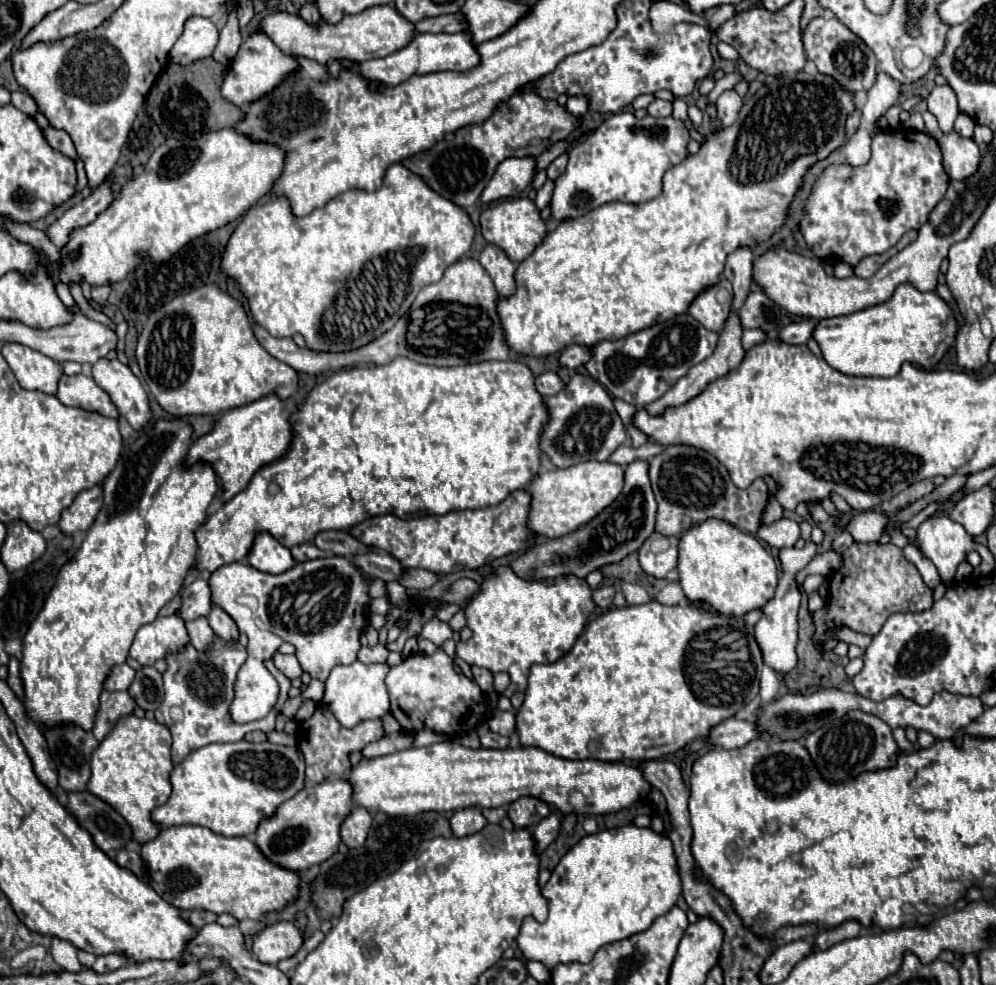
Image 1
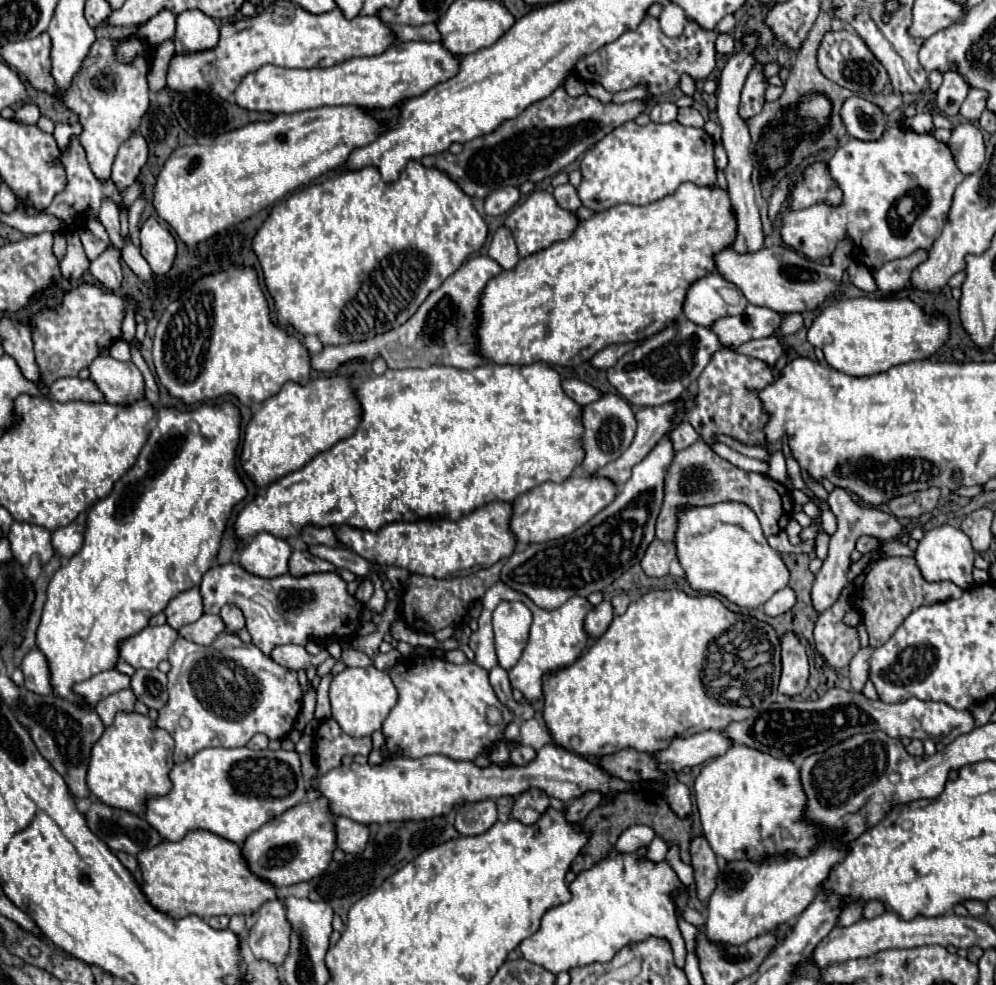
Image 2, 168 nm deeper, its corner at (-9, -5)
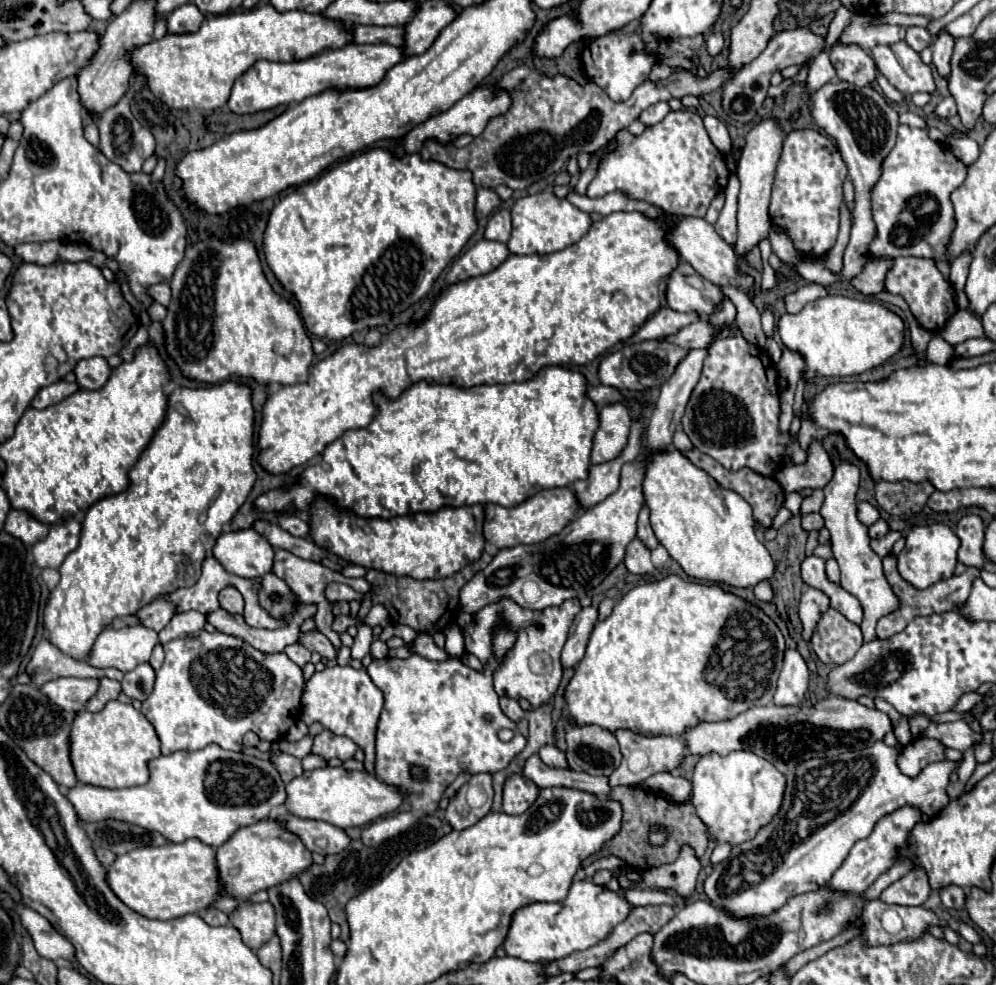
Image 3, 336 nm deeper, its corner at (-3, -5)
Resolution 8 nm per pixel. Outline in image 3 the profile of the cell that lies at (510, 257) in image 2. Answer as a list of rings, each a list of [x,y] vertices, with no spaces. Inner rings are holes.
[[[500,209],[500,211],[496,211],[496,213],[490,217],[484,237],[486,237],[488,241],[508,241],[510,229],[512,229],[512,227],[510,227],[510,211]]]

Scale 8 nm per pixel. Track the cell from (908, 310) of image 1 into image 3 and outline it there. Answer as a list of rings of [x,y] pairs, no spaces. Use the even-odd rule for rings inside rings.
[[[828,295],[808,303],[798,315],[782,315],[778,321],[778,335],[788,349],[798,351],[806,361],[806,369],[798,381],[794,397],[793,414],[799,417],[804,401],[804,386],[809,378],[852,377],[886,363],[892,355],[896,355],[904,347],[904,321],[880,303],[842,297],[842,295]]]

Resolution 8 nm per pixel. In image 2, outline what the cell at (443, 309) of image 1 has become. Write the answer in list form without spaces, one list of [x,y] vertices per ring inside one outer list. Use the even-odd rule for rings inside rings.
[[[476,255],[468,259],[456,273],[452,273],[440,289],[428,295],[428,299],[418,307],[418,311],[398,329],[380,333],[370,341],[358,341],[350,345],[324,347],[322,353],[312,355],[312,369],[334,371],[340,363],[350,359],[376,359],[384,357],[390,369],[408,369],[410,363],[418,367],[426,365],[450,365],[456,369],[474,369],[486,359],[476,353],[474,329],[478,323],[478,299],[484,285],[502,273],[502,267],[488,255]]]

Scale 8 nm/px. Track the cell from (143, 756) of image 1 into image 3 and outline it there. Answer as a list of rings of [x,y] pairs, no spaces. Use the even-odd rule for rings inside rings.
[[[110,701],[100,713],[80,711],[72,723],[70,759],[80,783],[120,789],[146,785],[150,779],[148,761],[160,757],[160,739],[154,725],[132,705]]]

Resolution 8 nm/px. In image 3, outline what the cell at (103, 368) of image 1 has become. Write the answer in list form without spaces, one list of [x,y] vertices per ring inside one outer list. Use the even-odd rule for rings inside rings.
[[[90,357],[90,359],[78,361],[74,373],[76,373],[76,381],[82,389],[98,391],[108,383],[108,379],[112,375],[112,367],[108,365],[108,361],[104,357]]]

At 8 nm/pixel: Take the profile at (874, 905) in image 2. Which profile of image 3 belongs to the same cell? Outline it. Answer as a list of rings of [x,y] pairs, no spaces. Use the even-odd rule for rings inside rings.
[[[908,873],[906,877],[892,883],[882,891],[880,899],[884,903],[898,905],[922,905],[930,897],[932,889],[928,889],[928,881],[924,881],[924,873]]]

